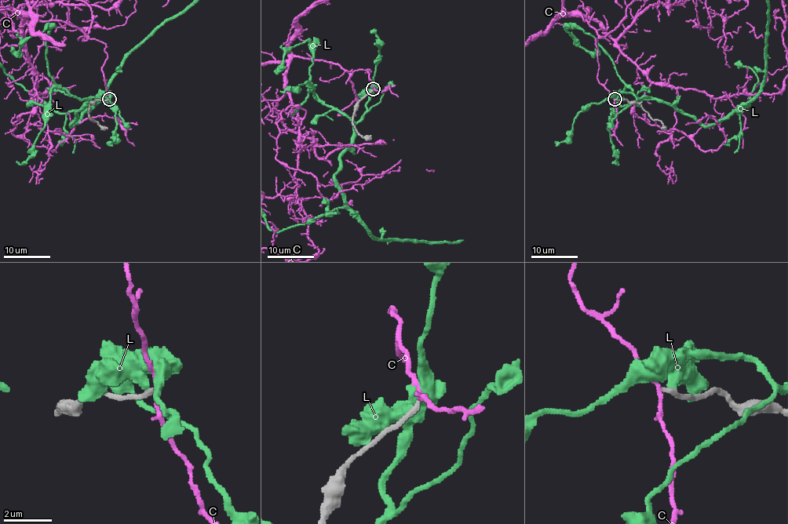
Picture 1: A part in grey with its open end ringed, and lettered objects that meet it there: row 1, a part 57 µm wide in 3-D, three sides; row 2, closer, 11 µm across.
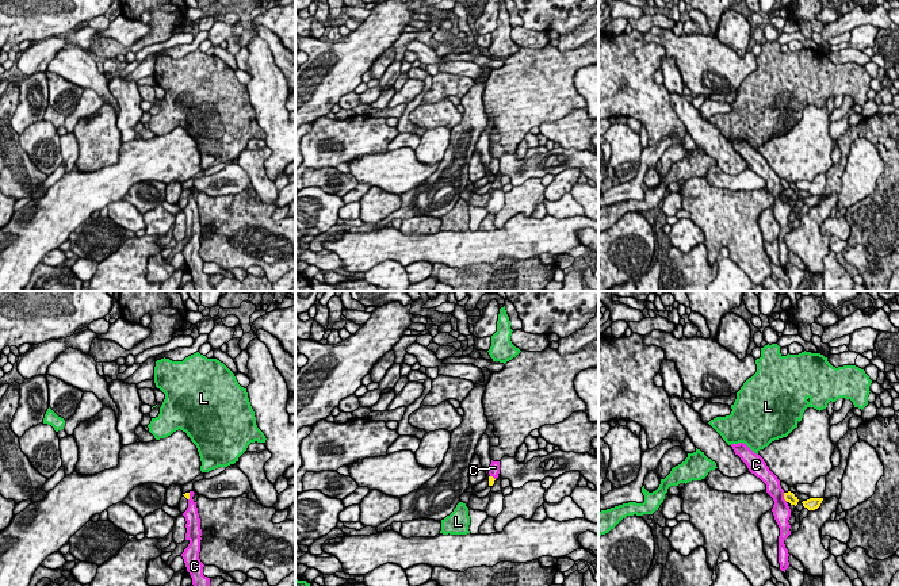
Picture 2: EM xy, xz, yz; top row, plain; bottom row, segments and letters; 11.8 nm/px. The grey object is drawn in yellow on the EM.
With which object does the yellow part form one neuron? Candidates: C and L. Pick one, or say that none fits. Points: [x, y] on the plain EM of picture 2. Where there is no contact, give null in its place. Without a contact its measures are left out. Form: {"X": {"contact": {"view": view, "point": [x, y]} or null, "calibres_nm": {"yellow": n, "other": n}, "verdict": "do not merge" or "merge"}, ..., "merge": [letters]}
{"C": {"contact": {"view": "yz", "point": [784, 194]}, "calibres_nm": {"yellow": 130, "other": 220}, "verdict": "do not merge"}, "L": {"contact": null, "verdict": "do not merge"}, "merge": []}

